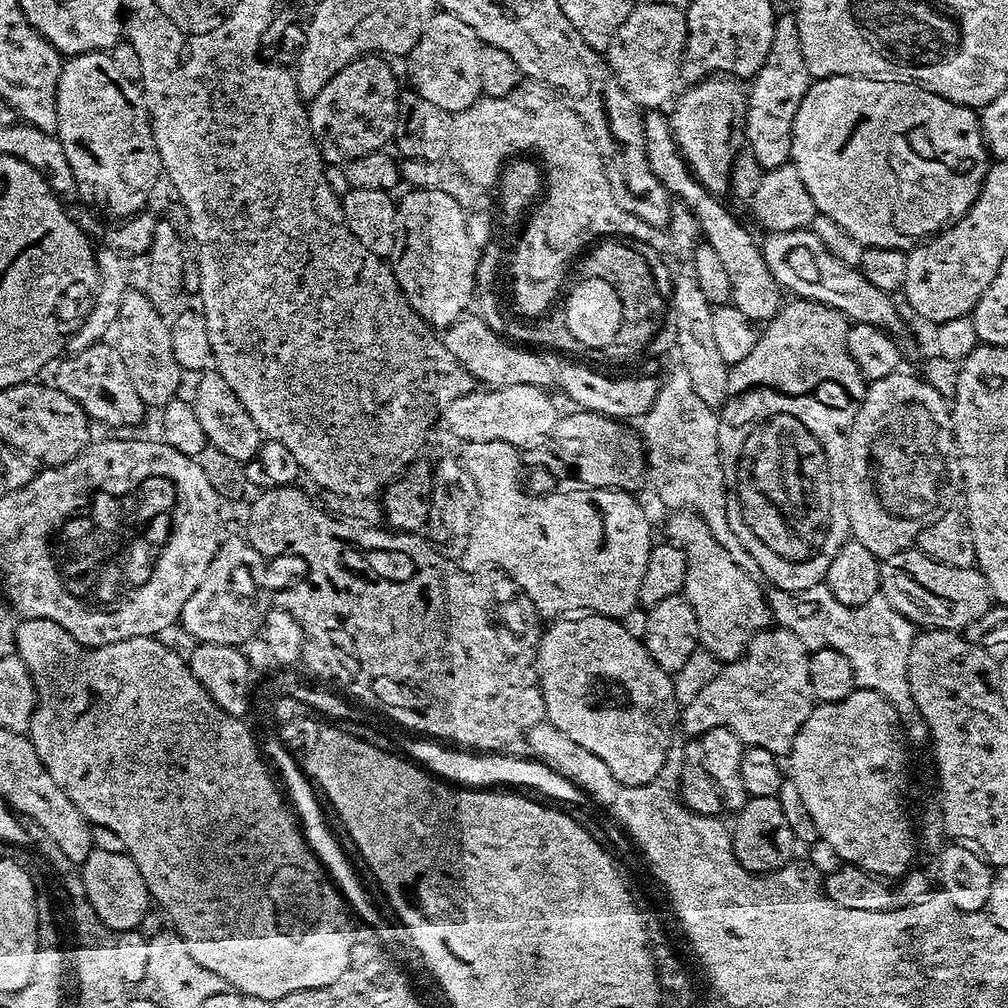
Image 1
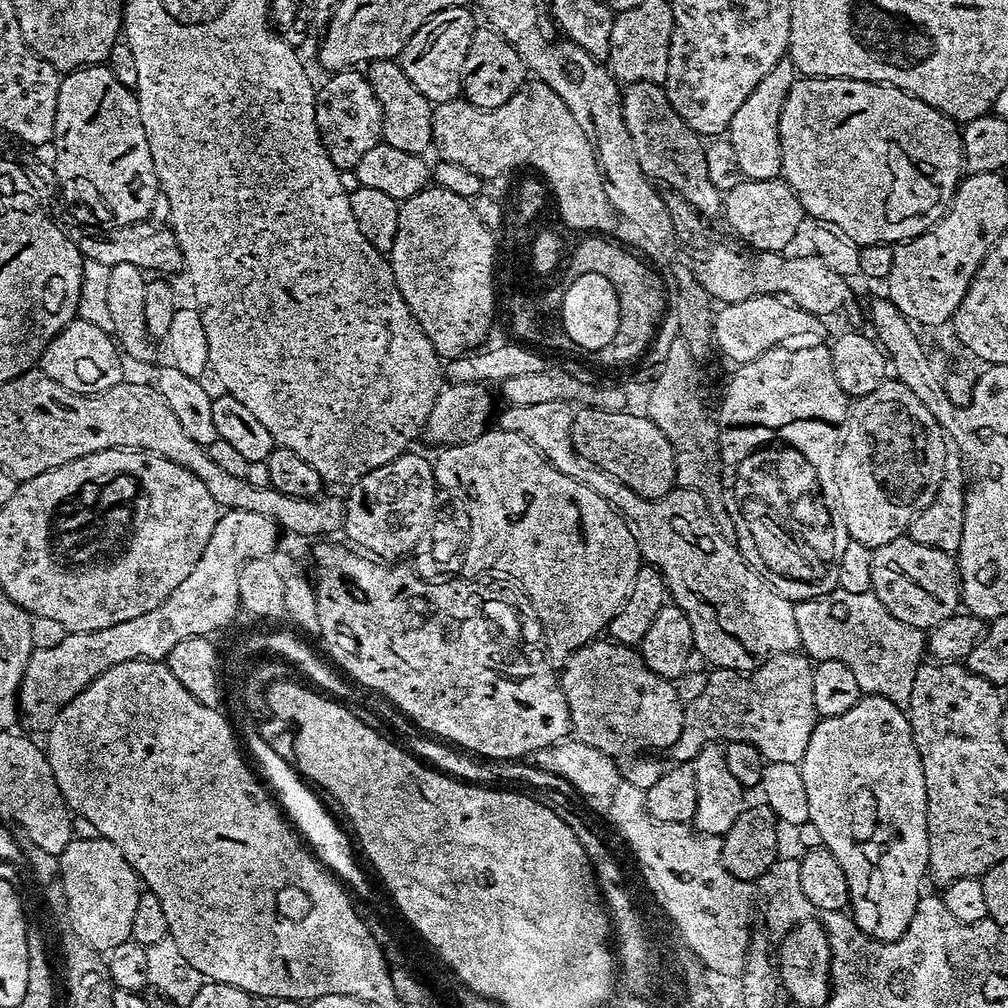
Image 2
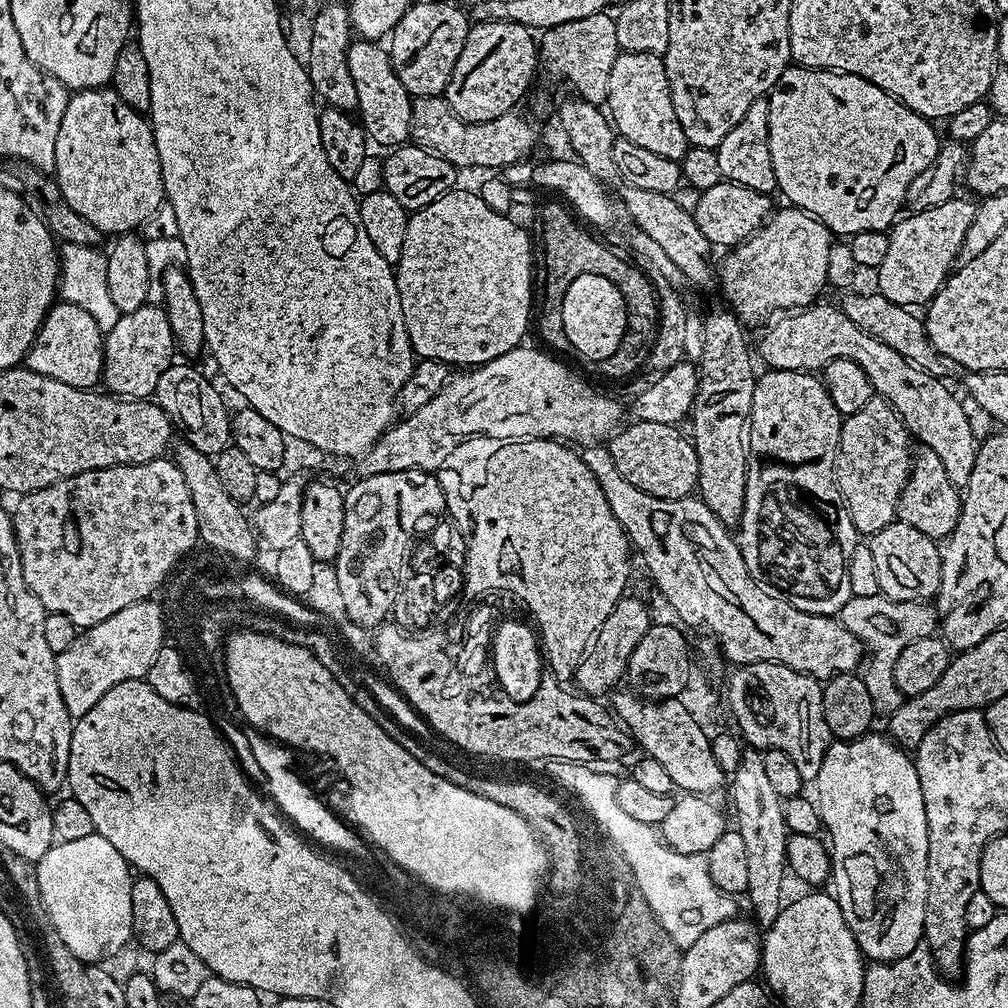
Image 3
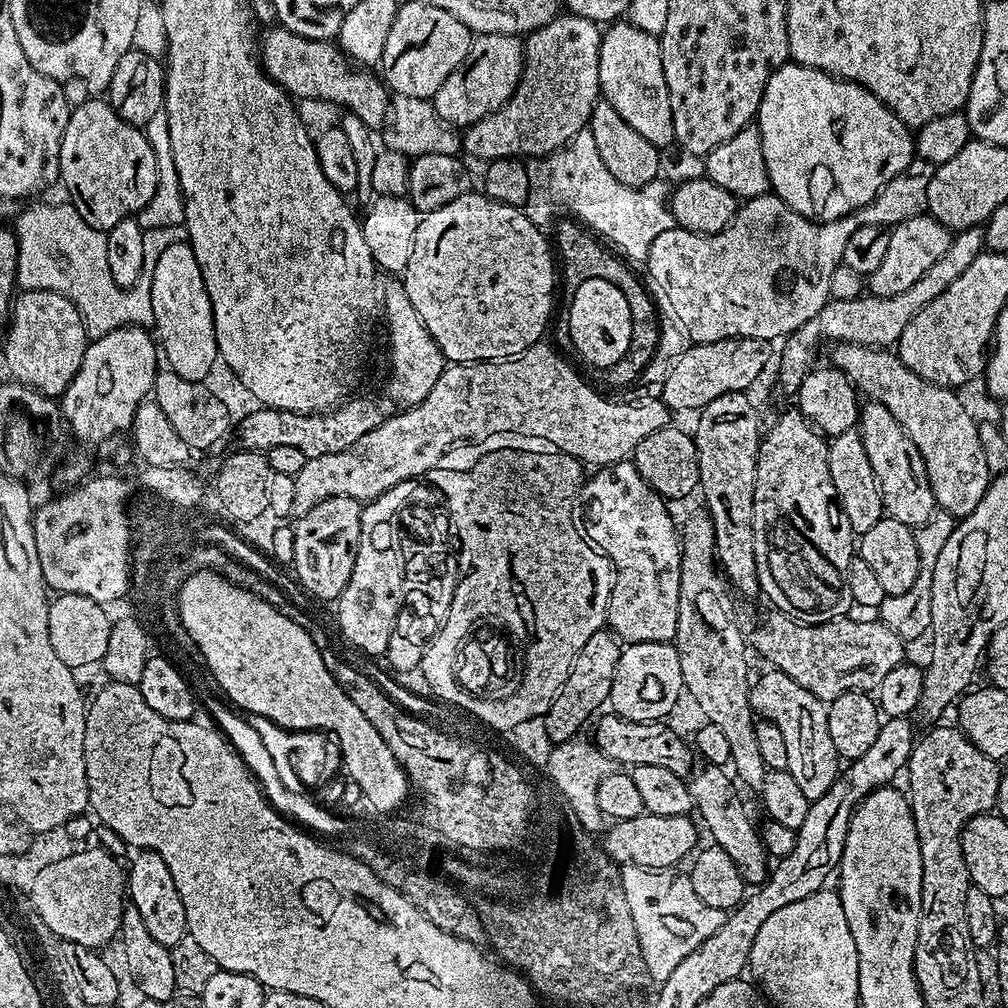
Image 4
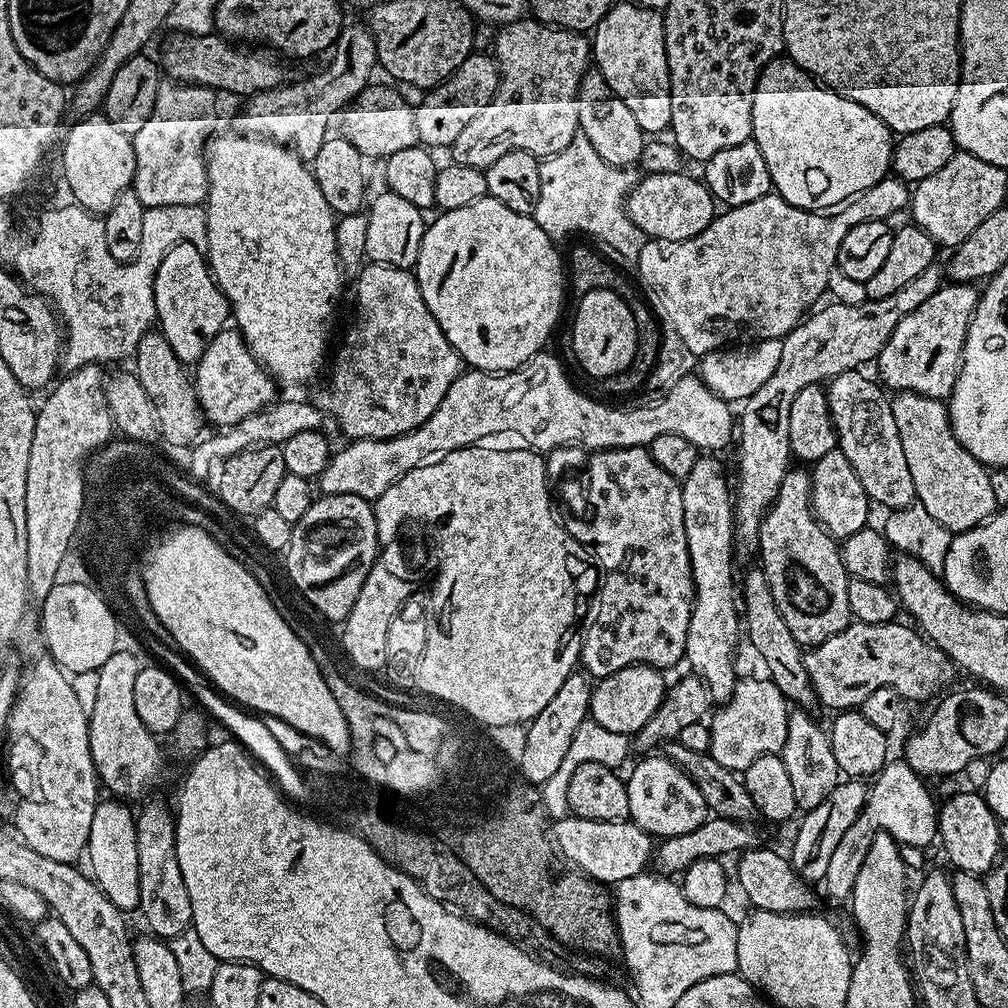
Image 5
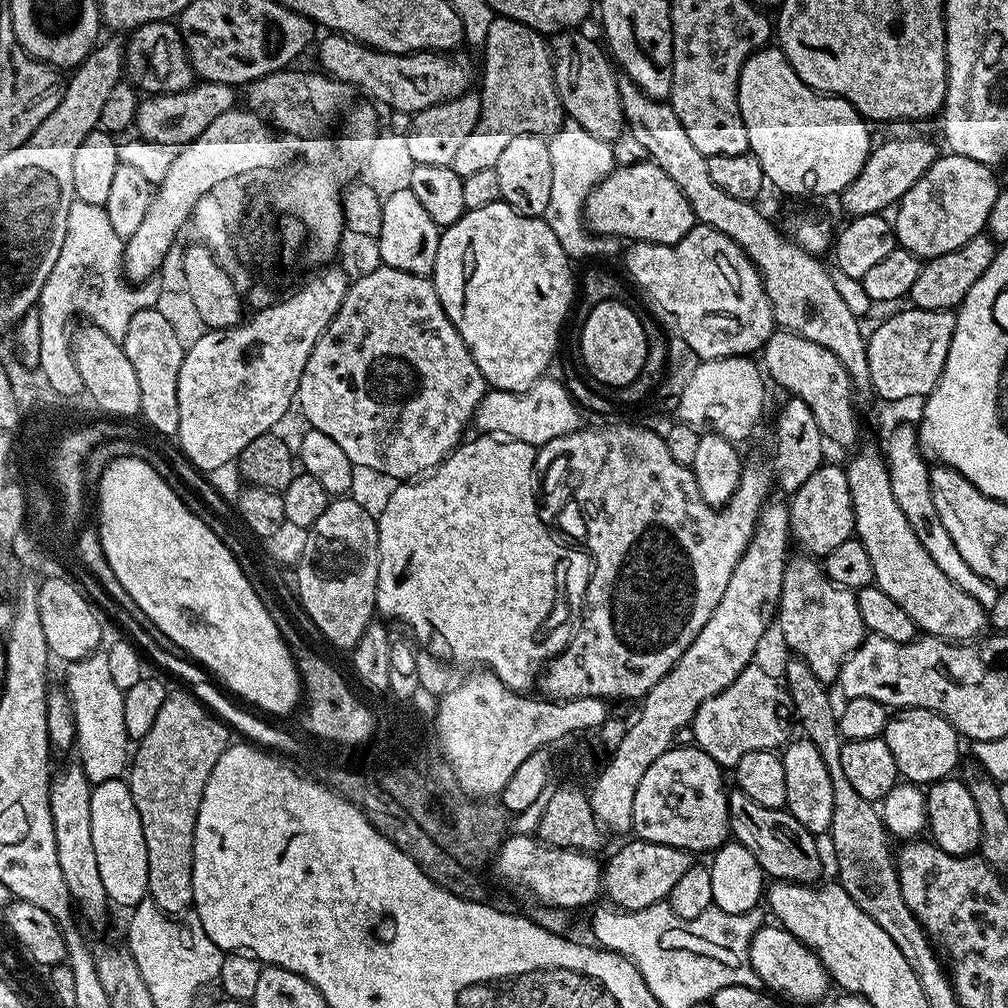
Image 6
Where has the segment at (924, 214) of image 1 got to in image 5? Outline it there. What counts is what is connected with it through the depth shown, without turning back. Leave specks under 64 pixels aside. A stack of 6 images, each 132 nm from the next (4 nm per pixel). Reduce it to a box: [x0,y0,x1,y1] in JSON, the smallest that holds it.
[752,58,894,212]

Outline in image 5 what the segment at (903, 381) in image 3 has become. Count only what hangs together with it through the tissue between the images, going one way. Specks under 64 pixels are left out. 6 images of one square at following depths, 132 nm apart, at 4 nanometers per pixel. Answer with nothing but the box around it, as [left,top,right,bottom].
[891,392,997,534]

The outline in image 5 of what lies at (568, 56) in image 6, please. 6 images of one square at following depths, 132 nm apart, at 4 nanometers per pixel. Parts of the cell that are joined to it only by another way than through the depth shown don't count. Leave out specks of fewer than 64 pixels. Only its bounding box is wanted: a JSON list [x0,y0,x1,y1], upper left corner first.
[578,70,646,169]

